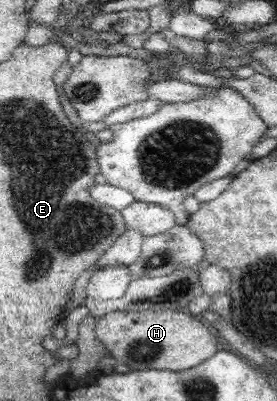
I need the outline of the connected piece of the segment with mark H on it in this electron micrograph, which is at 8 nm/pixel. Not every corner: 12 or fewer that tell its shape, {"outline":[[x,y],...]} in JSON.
{"outline":[[115,311],[95,336],[130,371],[203,363],[217,339],[181,311]]}

